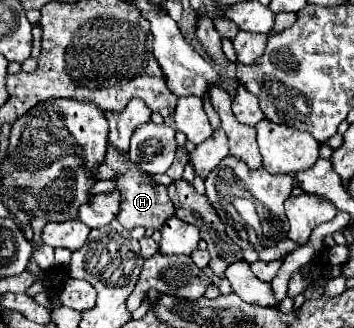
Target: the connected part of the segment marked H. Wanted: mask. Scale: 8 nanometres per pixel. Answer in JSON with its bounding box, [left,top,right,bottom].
[94,144,174,230]

